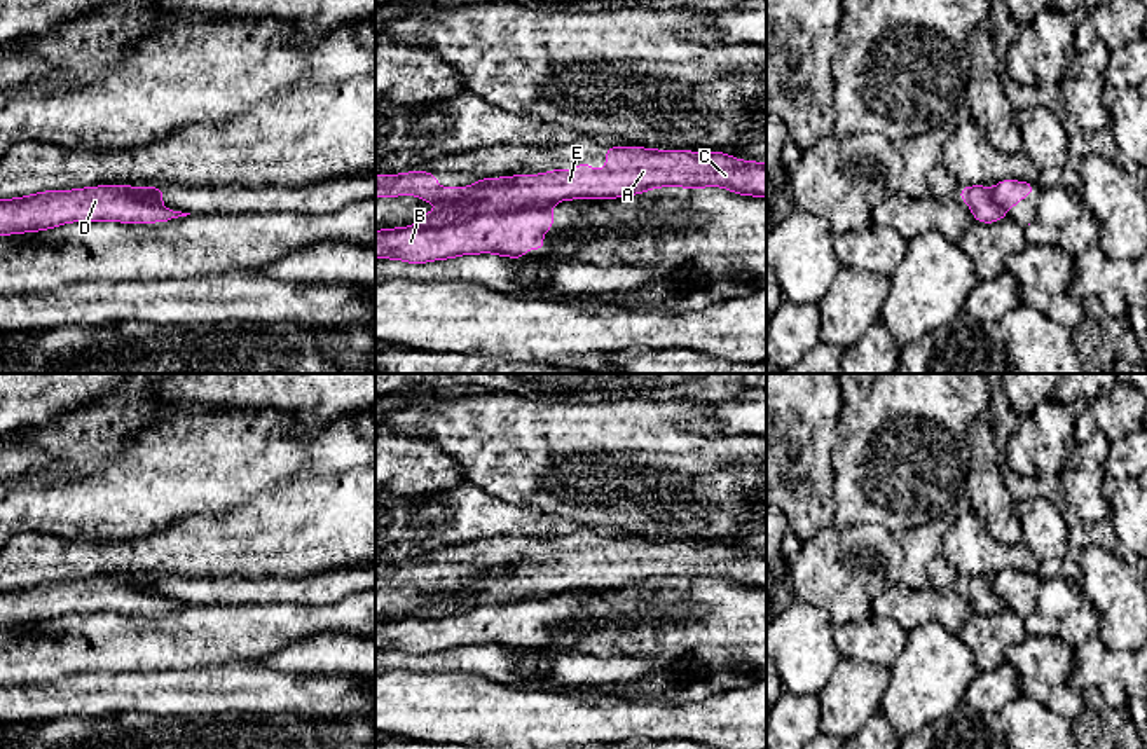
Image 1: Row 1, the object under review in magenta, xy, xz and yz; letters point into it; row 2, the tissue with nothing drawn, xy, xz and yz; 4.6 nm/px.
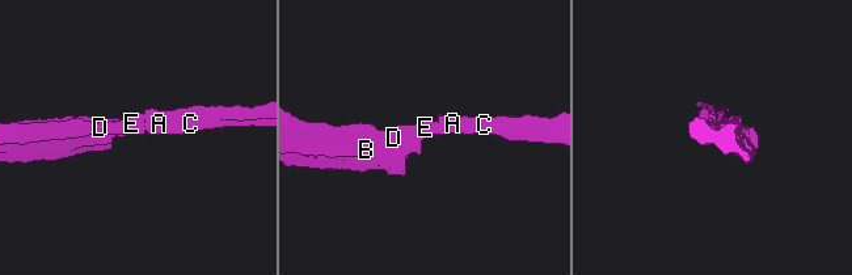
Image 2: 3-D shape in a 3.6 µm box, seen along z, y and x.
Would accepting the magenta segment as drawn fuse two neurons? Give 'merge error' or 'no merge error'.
merge error

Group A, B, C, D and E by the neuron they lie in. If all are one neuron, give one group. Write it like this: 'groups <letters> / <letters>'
groups A C D E / B

